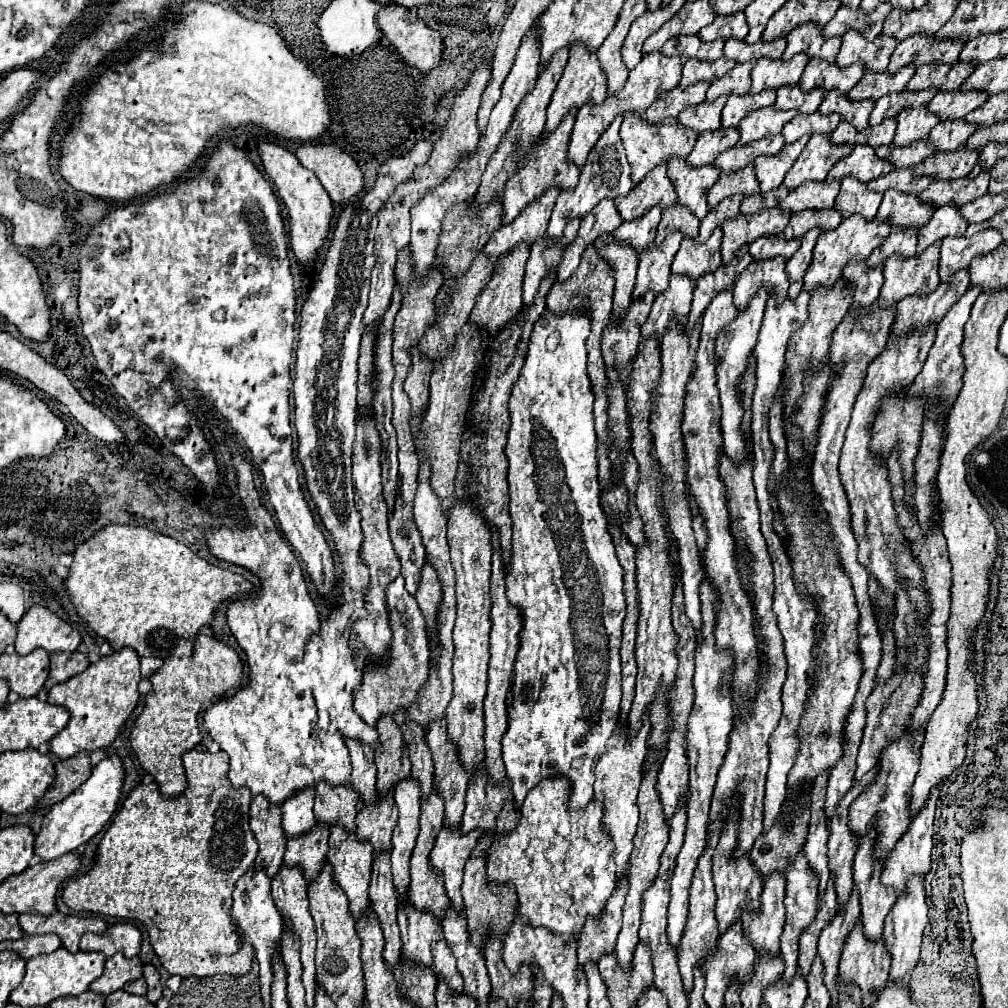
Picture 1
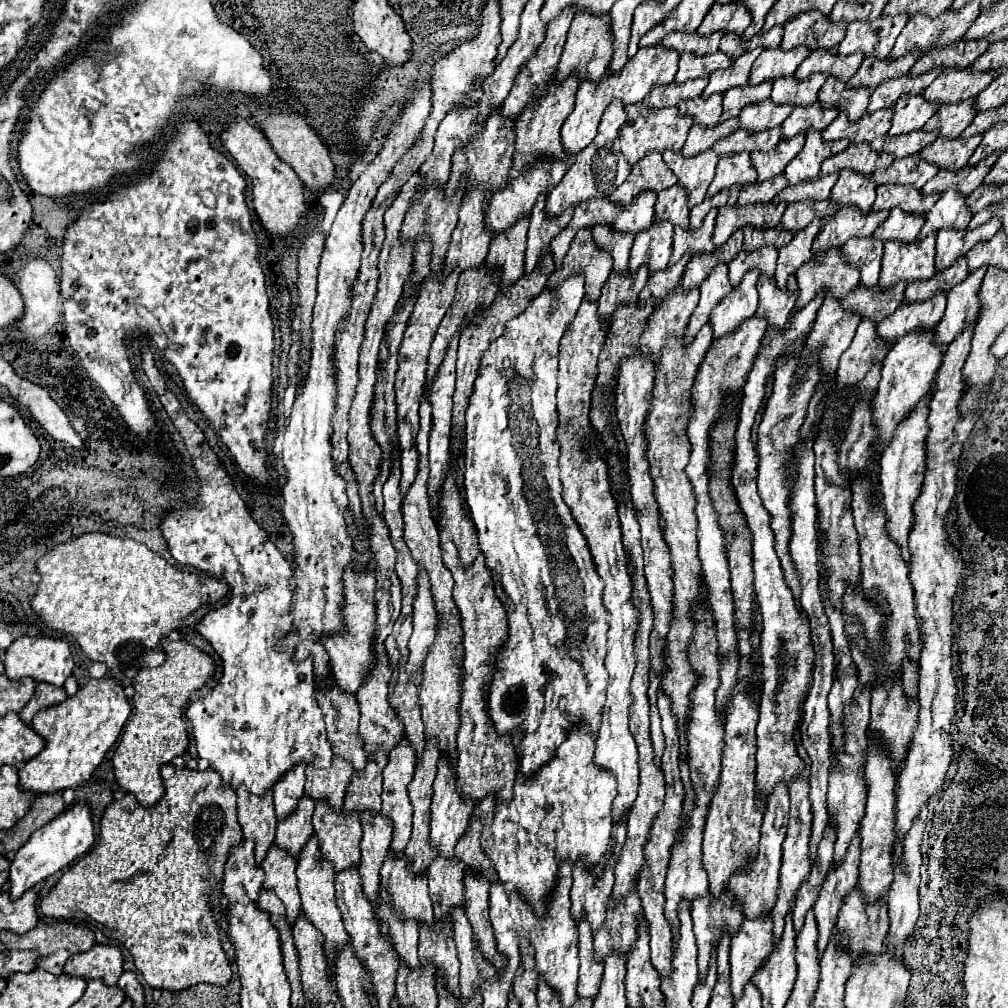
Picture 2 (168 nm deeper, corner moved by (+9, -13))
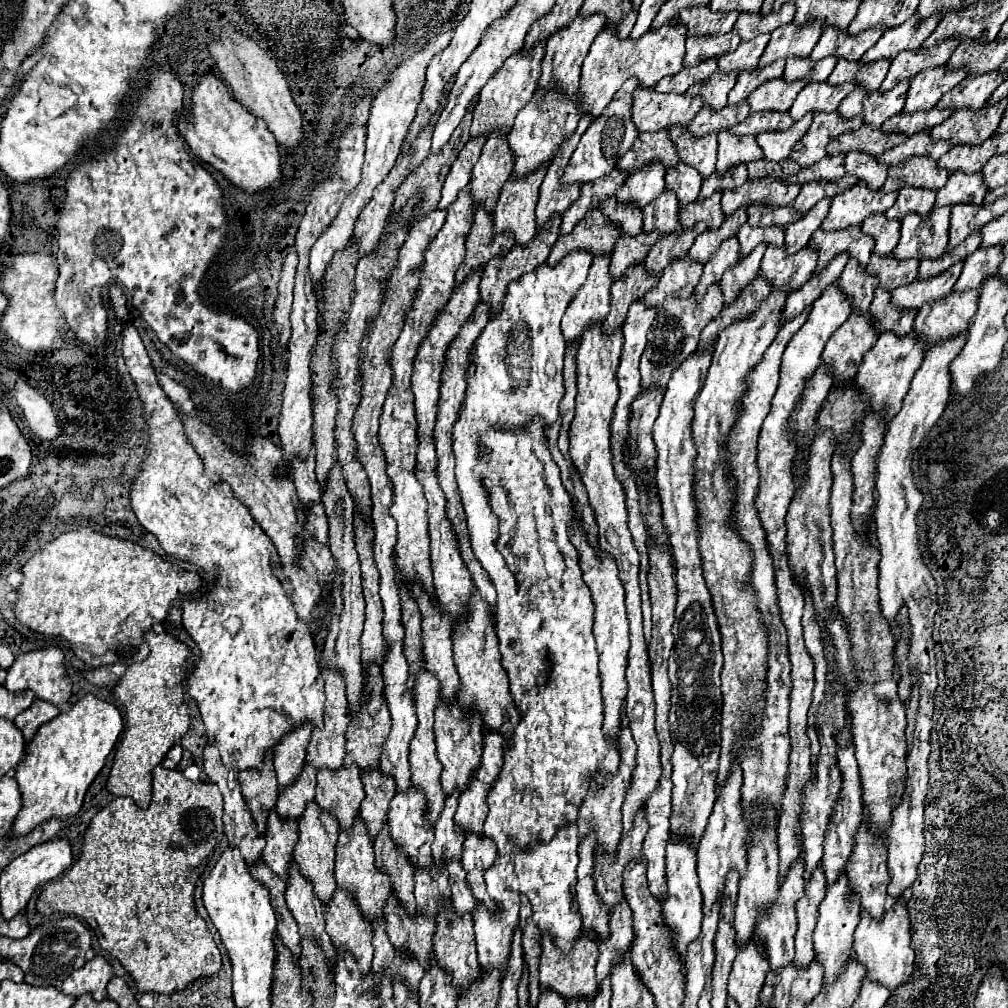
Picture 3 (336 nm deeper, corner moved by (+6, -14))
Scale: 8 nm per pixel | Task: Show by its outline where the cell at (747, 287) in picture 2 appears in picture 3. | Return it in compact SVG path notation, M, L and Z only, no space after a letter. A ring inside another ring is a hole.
M761 243L759 247L755 247L755 249L751 251L751 255L747 255L747 259L739 261L735 267L731 267L731 269L723 275L719 287L721 287L721 291L723 291L725 305L735 303L739 291L743 291L743 287L747 287L747 283L753 283L753 281L757 279L757 275L759 275L759 265L761 265L763 251L765 251L765 249L767 249L767 247Z

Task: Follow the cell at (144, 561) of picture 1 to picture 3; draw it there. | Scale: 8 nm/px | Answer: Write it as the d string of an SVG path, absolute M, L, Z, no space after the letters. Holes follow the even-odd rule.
M75 529L59 535L51 543L43 545L21 571L25 573L25 579L19 587L21 599L15 605L17 621L47 637L61 637L69 641L75 655L91 667L143 663L149 655L149 645L143 641L143 635L155 623L165 621L175 599L195 593L205 585L197 571L177 569L151 549L145 549L133 541L107 537L91 529Z

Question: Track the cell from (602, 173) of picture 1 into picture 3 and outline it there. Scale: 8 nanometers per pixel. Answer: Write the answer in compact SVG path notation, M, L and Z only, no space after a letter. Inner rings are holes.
M627 79L627 83L623 83L623 87L613 95L613 101L605 107L603 115L599 119L595 119L589 129L583 133L577 149L573 151L565 173L563 173L563 187L565 185L573 185L573 183L591 183L599 177L609 175L613 169L617 169L619 163L619 155L625 155L631 149L631 143L637 139L637 129L631 121L631 95L637 87L637 79Z

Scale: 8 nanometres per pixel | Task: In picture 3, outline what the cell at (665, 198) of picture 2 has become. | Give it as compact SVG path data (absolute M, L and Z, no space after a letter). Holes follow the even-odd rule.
M679 163L673 169L667 169L667 175L665 175L665 189L675 191L679 199L679 207L685 207L685 203L693 203L697 199L701 183L703 179L699 171L695 171L685 163Z

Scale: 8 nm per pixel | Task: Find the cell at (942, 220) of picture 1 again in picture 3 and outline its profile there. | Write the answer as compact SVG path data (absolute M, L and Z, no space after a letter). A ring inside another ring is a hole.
M953 173L949 175L949 181L943 189L937 193L935 207L955 207L959 203L975 203L981 205L987 189L983 185L981 173L965 175L965 173Z

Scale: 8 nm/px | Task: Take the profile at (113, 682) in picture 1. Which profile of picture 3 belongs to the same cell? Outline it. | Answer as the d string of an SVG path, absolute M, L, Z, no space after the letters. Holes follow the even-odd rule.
M93 693L81 697L69 711L47 721L27 743L27 757L17 765L17 783L23 807L15 819L15 833L25 835L51 817L67 819L81 809L91 781L103 769L107 755L123 731L123 715L117 705L99 699Z

